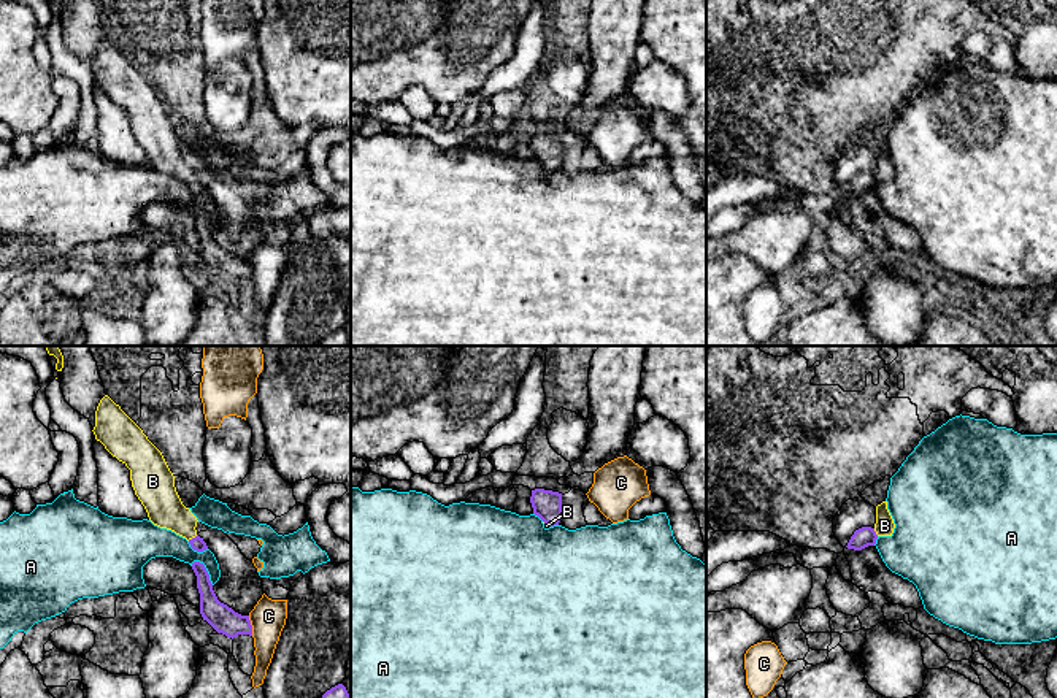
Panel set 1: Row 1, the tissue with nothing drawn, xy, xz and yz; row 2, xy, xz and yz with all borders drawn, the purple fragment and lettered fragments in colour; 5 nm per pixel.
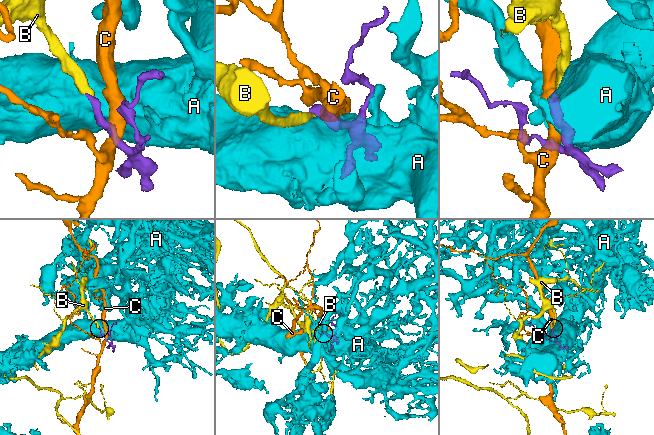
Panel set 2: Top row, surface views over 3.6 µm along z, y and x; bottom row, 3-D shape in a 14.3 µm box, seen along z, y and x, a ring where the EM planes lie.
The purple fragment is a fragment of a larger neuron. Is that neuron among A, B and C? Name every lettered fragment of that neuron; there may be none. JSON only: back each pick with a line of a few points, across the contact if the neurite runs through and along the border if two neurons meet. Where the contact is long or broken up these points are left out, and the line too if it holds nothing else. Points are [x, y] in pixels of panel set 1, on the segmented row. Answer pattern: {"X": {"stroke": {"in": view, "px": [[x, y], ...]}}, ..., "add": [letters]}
{"B": {"stroke": {"in": "xy", "px": [[197, 543], [192, 538], [161, 500]]}}, "add": ["B"]}

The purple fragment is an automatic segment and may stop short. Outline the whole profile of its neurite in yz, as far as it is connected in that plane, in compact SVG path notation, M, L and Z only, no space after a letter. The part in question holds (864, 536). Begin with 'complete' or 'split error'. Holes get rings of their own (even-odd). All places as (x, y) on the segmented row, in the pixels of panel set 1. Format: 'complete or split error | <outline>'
split error | M887 501L876 506L874 527L862 527L854 531L848 543L848 549L862 550L868 546L874 546L879 536L892 536L895 528L894 519L887 509Z

